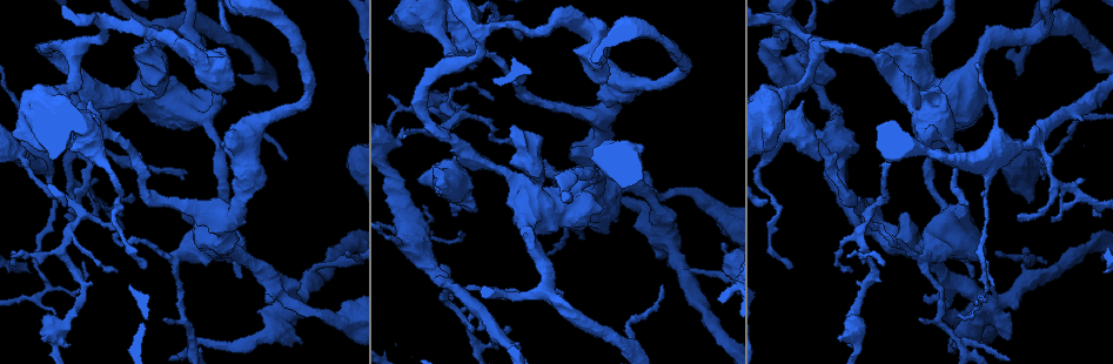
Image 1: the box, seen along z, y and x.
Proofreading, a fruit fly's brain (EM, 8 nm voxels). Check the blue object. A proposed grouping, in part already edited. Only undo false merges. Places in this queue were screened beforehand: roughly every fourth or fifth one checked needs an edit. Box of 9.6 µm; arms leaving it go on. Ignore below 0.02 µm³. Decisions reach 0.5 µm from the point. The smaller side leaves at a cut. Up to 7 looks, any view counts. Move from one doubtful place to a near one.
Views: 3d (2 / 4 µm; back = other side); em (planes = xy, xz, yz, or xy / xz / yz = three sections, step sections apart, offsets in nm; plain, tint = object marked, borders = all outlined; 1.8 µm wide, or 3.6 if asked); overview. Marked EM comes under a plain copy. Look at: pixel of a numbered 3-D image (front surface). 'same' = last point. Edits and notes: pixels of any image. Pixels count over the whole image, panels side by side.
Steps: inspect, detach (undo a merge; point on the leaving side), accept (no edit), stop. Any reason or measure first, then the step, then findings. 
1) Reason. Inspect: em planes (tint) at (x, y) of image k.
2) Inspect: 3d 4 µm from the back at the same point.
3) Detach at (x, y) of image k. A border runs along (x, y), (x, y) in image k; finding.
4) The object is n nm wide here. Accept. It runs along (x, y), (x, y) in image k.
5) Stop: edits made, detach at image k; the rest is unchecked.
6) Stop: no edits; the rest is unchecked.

Calibre changes. Inspect: 3d 4 µm from the back at (521, 183) of image 1.

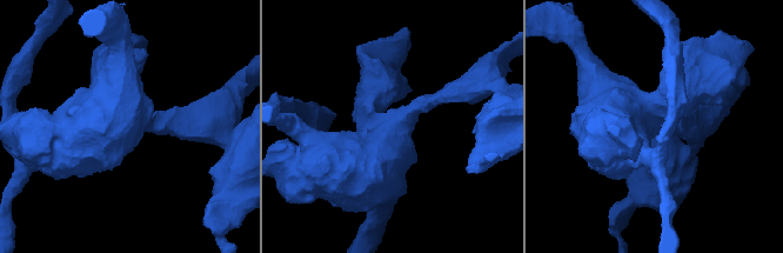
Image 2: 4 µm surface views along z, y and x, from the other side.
Need the tissue. Inspect: em planes (tint) at (396, 124) of image 2.

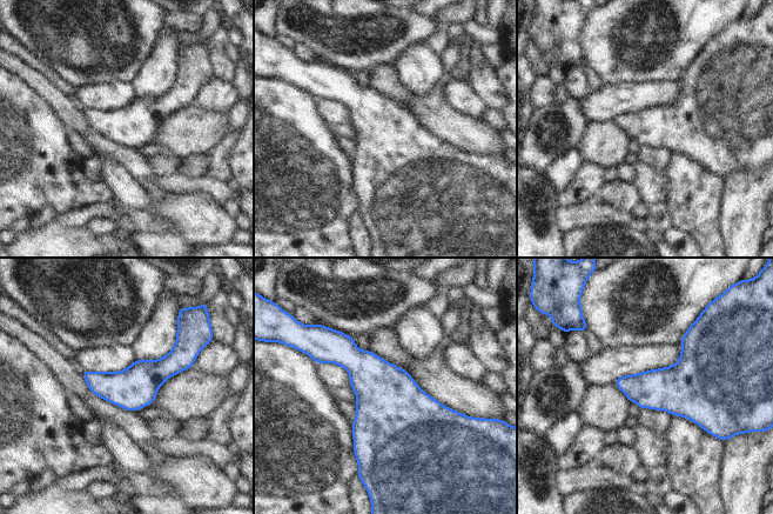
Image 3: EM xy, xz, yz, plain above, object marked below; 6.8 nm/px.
Accept. One cell here.

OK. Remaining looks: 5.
Inspect: em yz step 4 (tint) at (1036, 145) of image 1.

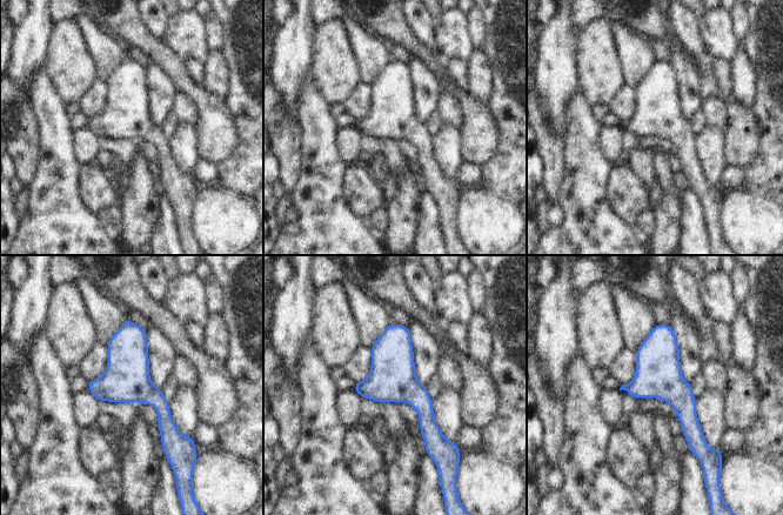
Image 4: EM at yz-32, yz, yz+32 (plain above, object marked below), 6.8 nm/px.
Inspect: em planes (tint) at the same point.

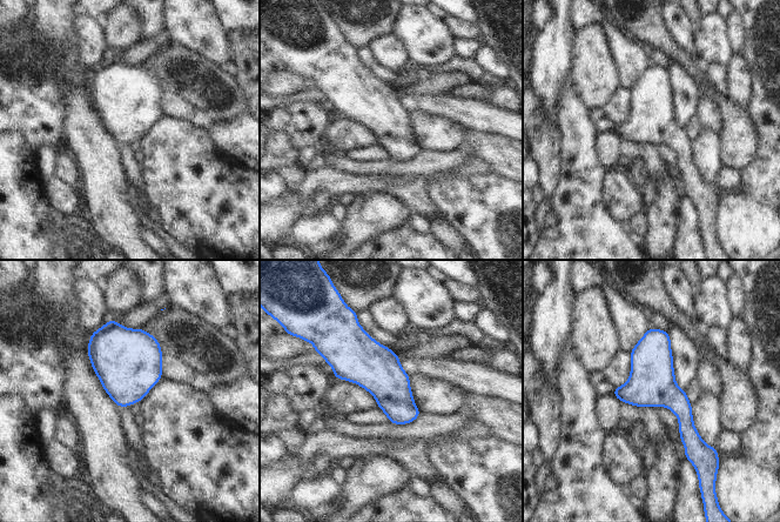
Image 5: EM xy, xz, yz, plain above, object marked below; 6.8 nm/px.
Accept. All the same cell.

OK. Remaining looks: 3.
Abrupt turn. Inspect: em 3.6 µm yz step 4 (tint) at (955, 239) of image 1.

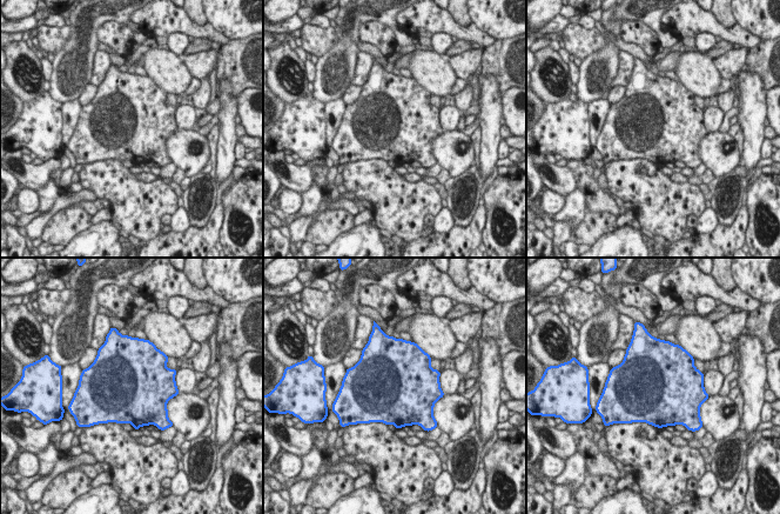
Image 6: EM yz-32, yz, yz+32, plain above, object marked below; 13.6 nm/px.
The object is 1100 nm wide here. Accept. All the same cell.

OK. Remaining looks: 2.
Stop: no edits; the rest is unchecked.

